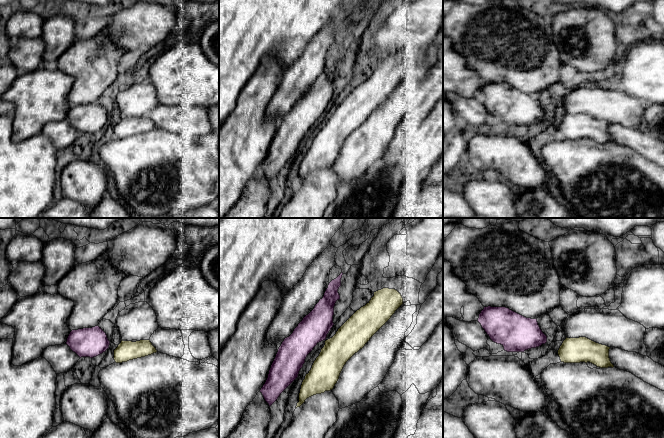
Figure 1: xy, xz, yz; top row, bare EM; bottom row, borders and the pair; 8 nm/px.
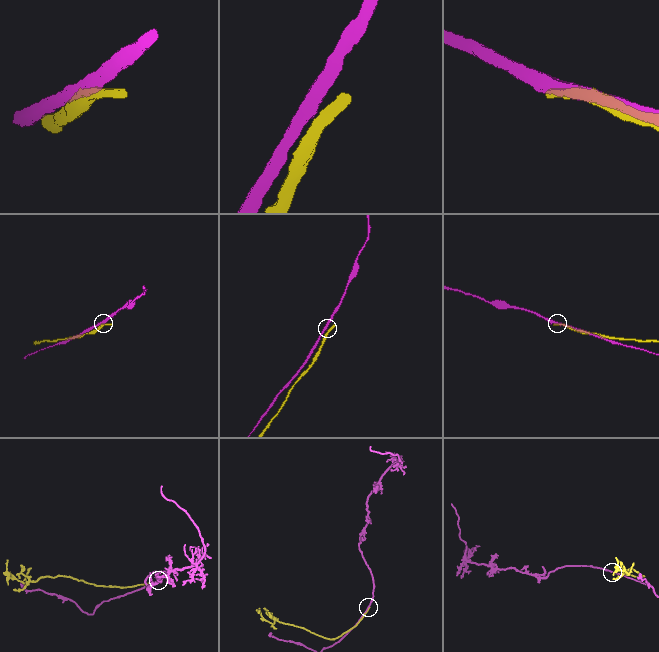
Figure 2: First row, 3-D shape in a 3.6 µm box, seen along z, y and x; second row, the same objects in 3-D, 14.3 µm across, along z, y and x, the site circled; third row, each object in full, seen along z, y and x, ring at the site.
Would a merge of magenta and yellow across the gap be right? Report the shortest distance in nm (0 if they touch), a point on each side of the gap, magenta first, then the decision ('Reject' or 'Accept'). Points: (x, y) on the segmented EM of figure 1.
Distance 0 nm. Reject

